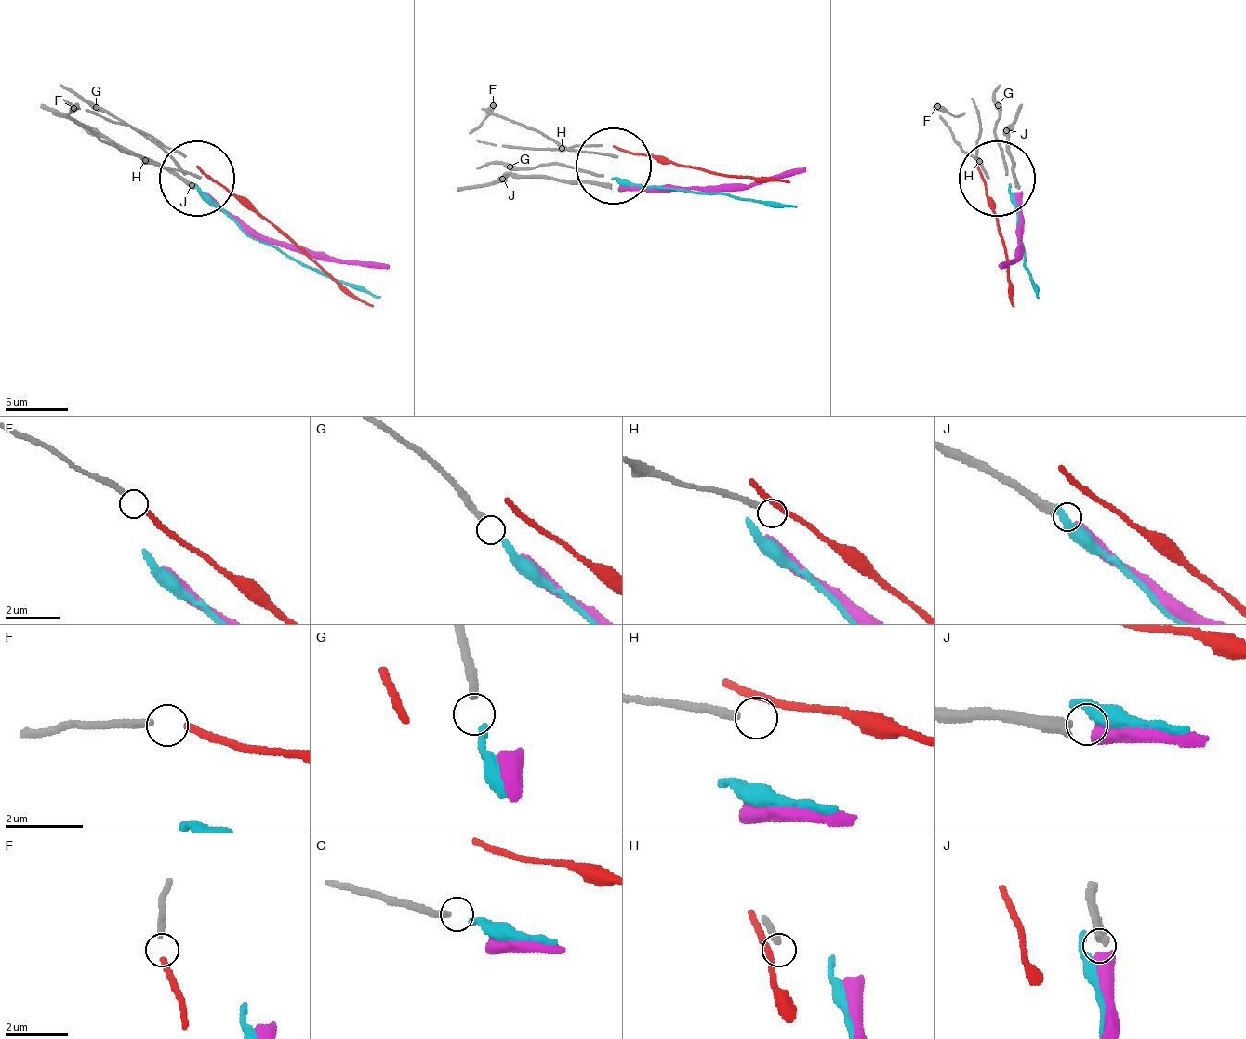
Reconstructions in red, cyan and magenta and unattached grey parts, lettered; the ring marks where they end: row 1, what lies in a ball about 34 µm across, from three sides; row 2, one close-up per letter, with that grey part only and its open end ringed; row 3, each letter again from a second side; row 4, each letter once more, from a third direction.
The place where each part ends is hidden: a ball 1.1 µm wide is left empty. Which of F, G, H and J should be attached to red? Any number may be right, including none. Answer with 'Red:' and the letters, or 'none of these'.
Red: F

